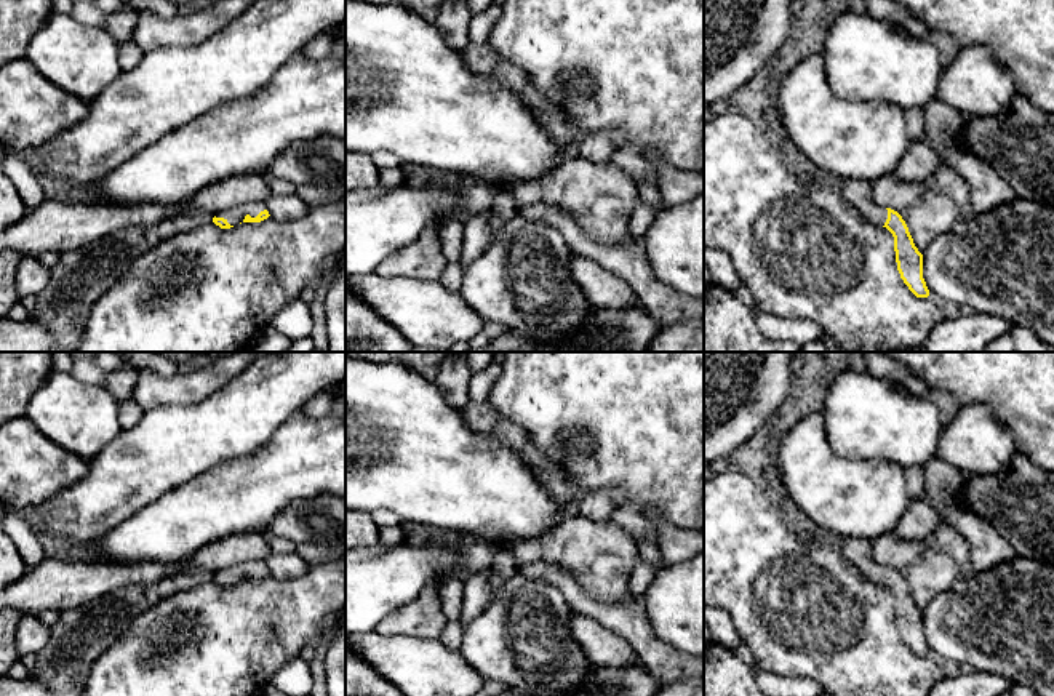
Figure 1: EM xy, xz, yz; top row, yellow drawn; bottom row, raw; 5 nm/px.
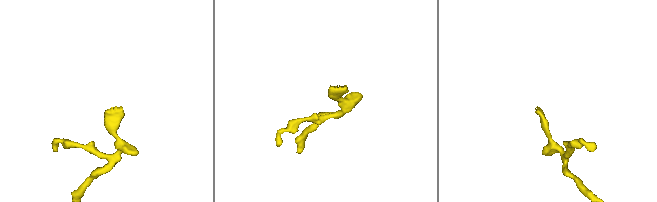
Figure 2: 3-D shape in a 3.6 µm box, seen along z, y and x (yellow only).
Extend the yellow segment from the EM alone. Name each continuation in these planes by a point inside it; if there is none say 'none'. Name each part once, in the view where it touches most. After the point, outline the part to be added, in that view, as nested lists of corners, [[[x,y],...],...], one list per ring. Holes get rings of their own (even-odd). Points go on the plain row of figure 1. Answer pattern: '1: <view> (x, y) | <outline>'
1: xy (234, 575) | [[[258,560],[242,562],[235,566],[230,566],[216,573],[216,576],[224,576],[230,584],[237,584],[243,581],[246,573],[250,573],[251,576],[256,576],[264,568],[265,568],[264,562],[258,562]]]

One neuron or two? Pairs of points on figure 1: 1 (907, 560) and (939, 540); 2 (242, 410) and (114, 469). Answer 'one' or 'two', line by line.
1: two
2: one

